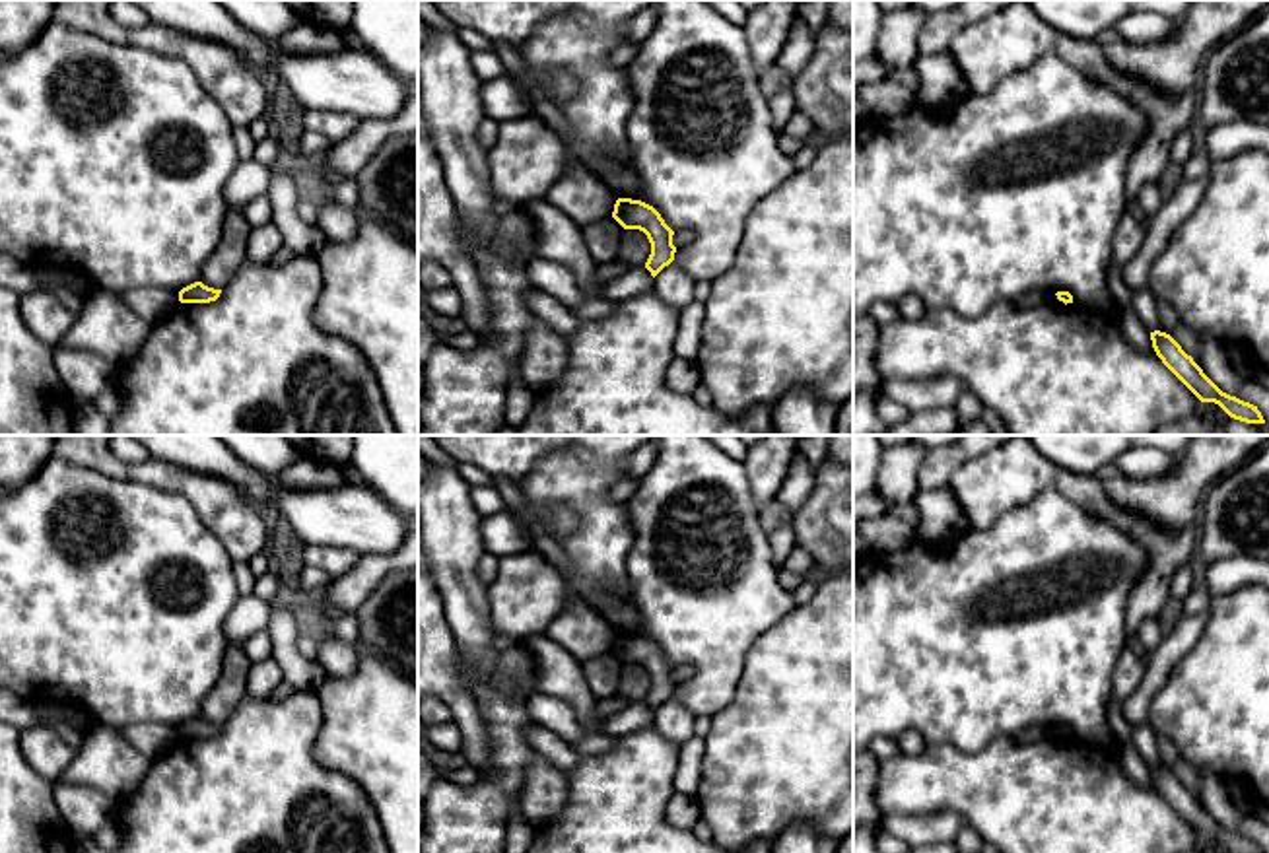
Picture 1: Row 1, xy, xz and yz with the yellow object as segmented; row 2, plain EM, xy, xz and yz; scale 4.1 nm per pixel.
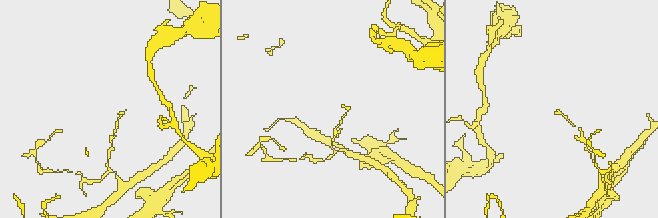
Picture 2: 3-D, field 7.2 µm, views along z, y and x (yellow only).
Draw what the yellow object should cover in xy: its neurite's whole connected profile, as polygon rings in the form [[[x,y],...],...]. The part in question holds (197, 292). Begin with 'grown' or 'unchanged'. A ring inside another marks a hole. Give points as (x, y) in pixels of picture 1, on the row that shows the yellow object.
unchanged | [[[194,282],[179,291],[181,303],[210,303],[220,297],[222,290],[214,290],[204,286],[202,282]]]

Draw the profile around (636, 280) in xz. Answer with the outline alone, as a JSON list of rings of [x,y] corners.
[[[645,264],[630,266],[622,276],[606,282],[599,297],[610,303],[624,301],[628,297],[649,291],[653,282],[655,278],[645,268]]]

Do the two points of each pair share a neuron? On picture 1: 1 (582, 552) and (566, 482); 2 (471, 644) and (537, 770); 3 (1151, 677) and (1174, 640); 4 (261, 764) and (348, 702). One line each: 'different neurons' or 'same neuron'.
1: same neuron
2: different neurons
3: same neuron
4: different neurons

